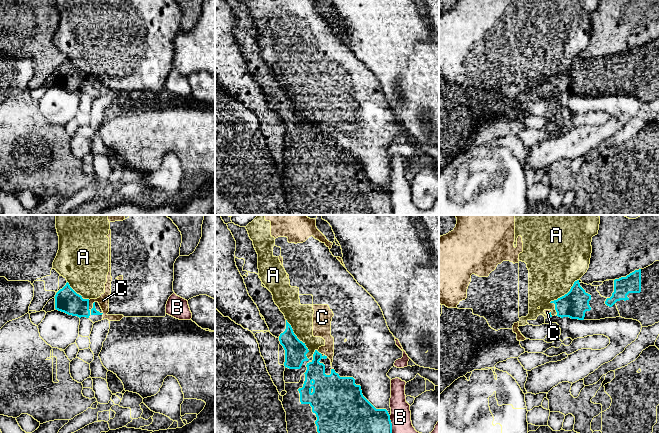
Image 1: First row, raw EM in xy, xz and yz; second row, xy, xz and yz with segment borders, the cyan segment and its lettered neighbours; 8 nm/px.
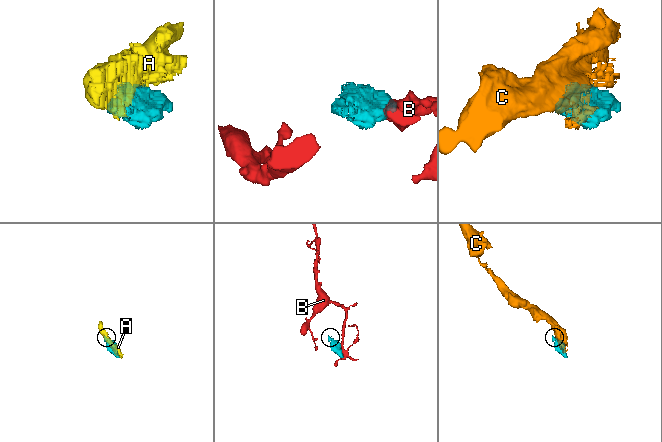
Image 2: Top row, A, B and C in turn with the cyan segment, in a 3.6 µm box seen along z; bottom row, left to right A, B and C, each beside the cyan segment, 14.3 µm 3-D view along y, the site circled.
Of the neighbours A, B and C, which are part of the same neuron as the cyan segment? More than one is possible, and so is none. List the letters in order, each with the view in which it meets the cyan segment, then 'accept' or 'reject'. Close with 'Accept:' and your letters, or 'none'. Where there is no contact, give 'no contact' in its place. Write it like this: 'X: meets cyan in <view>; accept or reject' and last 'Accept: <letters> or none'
A: meets cyan in yz; reject
B: meets cyan in xz; reject
C: meets cyan in xy; reject
Accept: none

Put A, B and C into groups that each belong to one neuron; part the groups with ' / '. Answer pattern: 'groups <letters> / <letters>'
groups A C / B

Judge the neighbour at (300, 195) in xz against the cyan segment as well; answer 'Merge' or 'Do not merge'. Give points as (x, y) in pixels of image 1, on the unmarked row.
Merge

